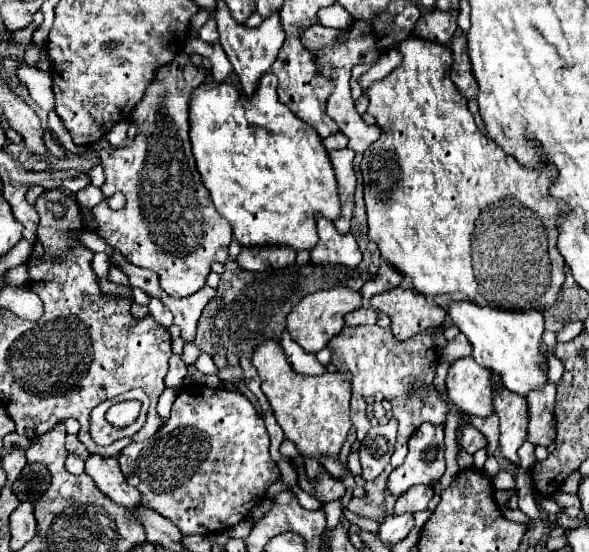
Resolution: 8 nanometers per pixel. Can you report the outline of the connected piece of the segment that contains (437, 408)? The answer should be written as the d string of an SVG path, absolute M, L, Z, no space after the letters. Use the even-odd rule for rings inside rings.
M345 326L327 346L331 350L331 362L337 370L351 372L351 420L357 428L357 440L363 440L367 434L367 418L365 418L365 396L381 392L385 400L393 406L393 416L399 422L397 446L391 456L391 466L397 468L403 464L407 456L407 442L413 430L417 430L423 422L445 424L447 404L439 398L433 388L433 376L437 368L437 346L431 336L443 328L427 330L415 334L413 338L399 342L393 338L391 328L379 326Z

